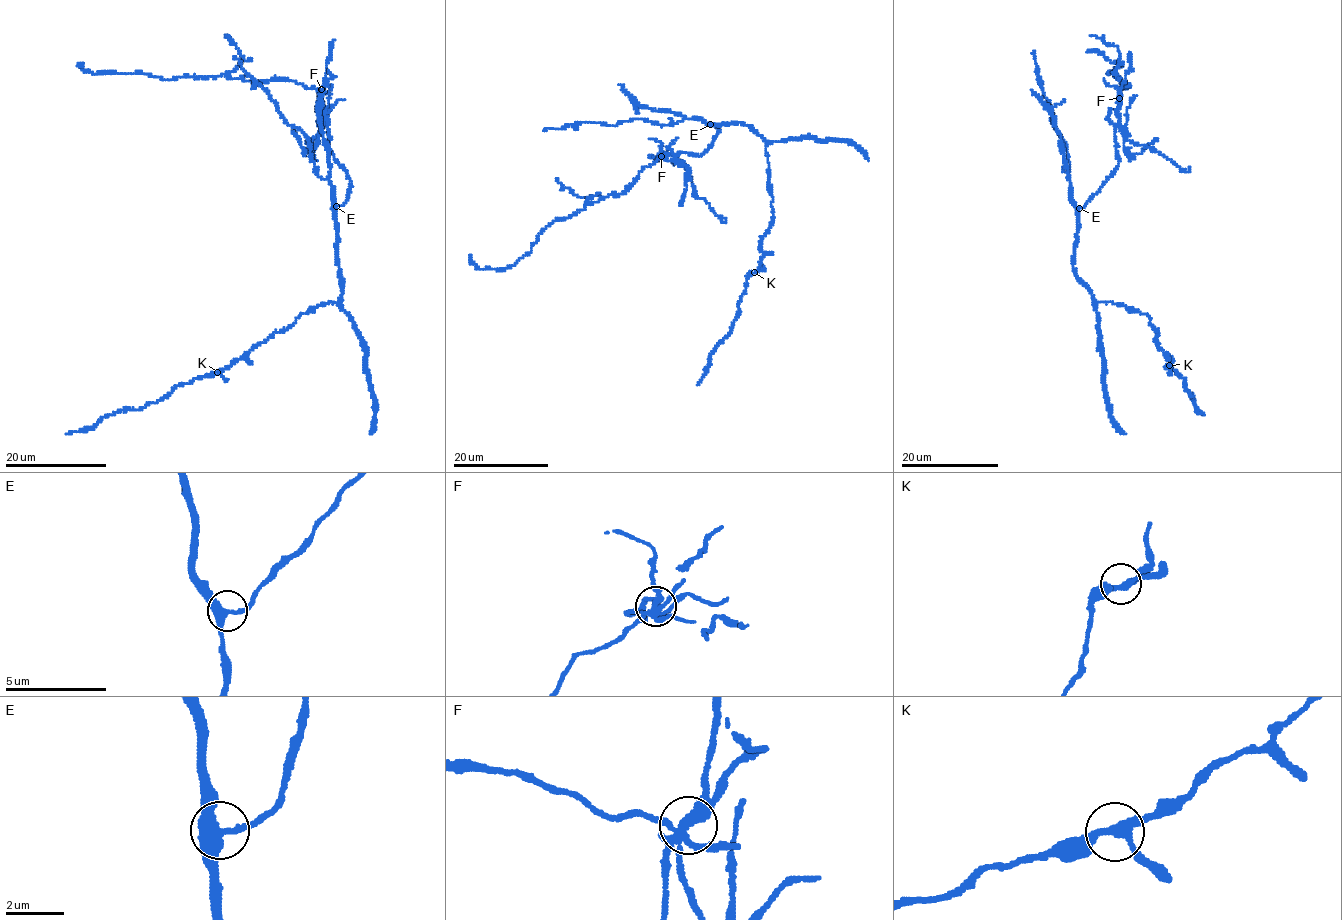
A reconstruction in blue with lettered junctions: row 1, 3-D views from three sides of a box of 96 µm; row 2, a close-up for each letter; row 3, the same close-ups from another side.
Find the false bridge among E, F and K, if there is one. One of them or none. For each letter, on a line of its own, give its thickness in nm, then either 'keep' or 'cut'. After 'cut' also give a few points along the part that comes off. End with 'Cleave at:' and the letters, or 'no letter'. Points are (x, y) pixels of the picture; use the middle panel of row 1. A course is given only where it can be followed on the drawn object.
E: 360 nm | keep
F: 280 nm | cut | (662, 156), (643, 168), (625, 192), (554, 220), (530, 251), (511, 266), (478, 268), (469, 255)
K: 260 nm | keep
Cleave at: F

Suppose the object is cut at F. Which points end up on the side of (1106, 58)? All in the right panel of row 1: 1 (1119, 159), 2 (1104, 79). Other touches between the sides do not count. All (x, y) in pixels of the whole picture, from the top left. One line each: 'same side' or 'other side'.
1: other side
2: same side

